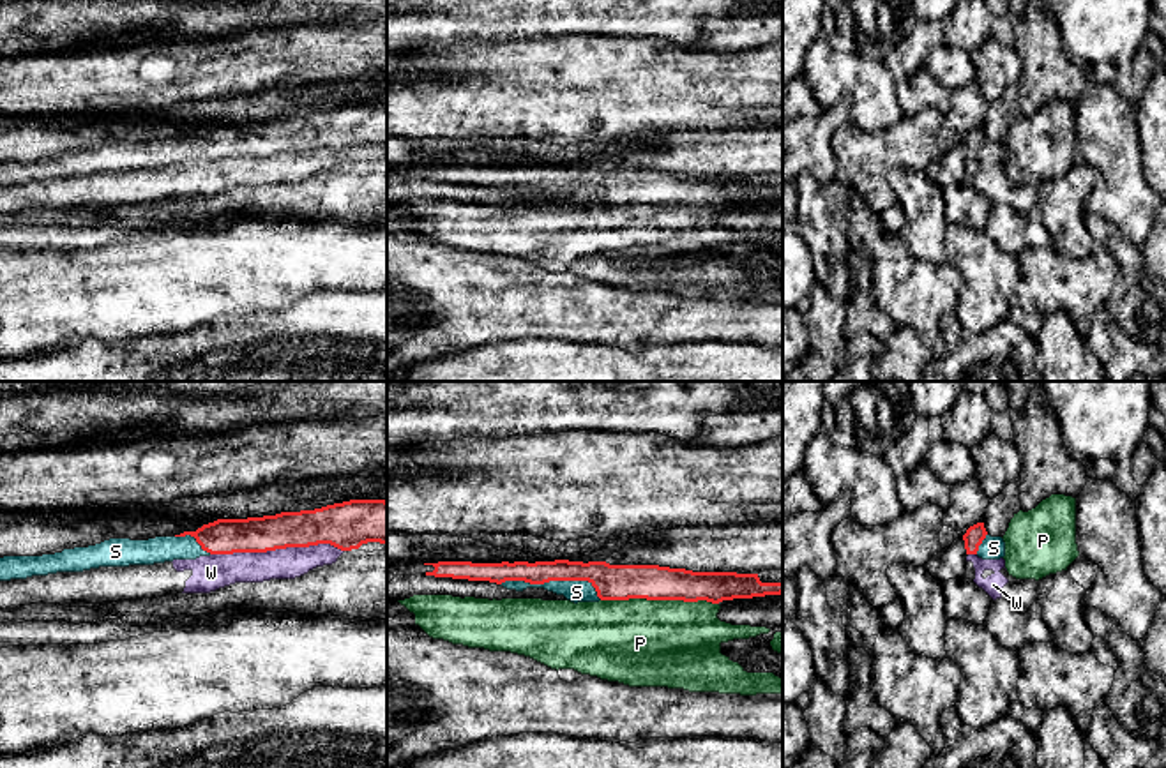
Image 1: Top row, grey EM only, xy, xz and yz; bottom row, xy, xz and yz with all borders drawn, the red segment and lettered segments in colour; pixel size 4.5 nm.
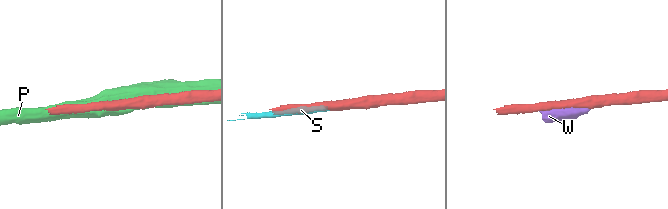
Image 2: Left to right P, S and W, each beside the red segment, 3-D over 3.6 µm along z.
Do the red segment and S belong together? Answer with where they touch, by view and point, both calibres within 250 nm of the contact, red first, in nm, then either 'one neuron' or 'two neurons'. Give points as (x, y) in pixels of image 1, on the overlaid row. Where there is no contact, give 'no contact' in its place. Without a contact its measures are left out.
xz (553, 579) | 140/100 nm | one neuron

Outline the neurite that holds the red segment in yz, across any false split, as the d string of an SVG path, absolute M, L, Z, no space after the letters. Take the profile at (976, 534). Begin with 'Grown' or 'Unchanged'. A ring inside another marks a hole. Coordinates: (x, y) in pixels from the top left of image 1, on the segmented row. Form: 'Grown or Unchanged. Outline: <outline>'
Grown. Outline: M977 523L963 535L966 554L977 554L982 560L1000 560L1005 556L1005 542L1002 537L991 537L984 523Z

